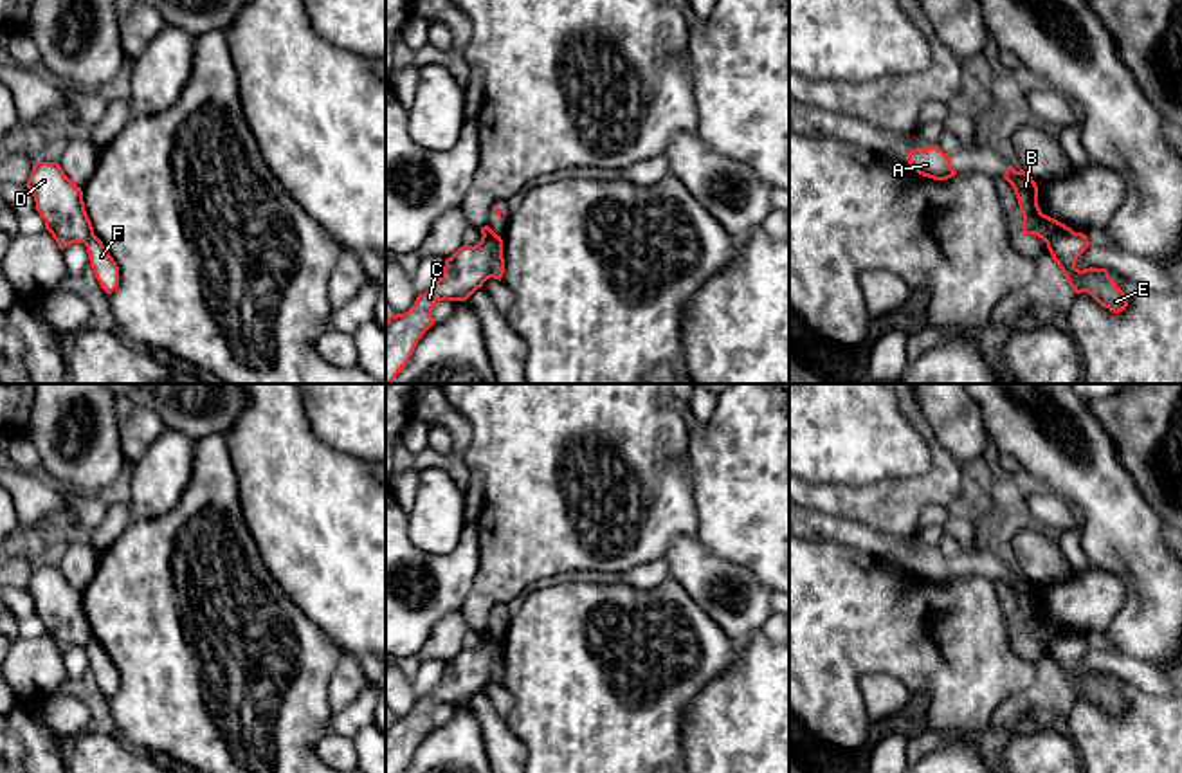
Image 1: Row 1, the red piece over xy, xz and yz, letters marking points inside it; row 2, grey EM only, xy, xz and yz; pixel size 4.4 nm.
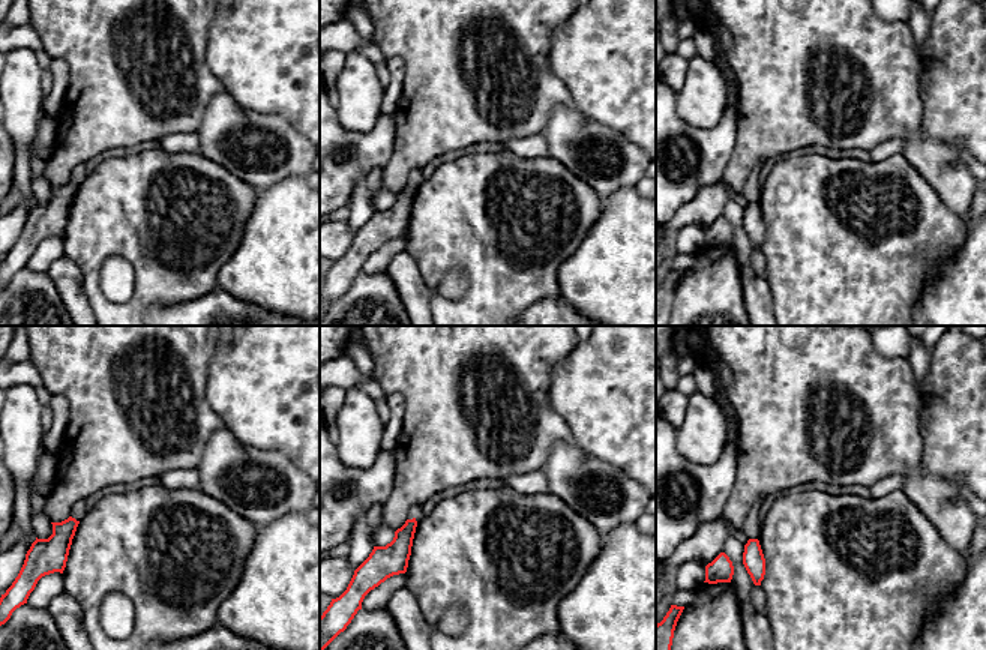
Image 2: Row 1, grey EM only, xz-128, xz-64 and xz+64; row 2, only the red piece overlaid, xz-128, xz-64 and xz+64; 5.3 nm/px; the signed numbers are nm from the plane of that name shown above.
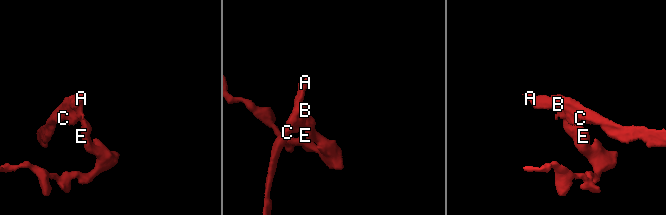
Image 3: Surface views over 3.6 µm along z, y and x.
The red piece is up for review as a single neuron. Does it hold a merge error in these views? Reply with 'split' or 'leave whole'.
split

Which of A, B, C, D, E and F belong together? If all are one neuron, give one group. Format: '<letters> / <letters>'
A B C D / E F

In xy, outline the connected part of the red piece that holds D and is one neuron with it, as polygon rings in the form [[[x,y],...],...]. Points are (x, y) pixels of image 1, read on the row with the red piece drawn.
[[[34,162],[25,186],[34,196],[34,209],[45,220],[45,229],[61,250],[72,243],[85,243],[94,236],[83,191],[58,162]]]

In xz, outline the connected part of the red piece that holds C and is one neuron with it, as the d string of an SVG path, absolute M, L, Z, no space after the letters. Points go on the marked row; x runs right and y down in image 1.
M488 225L481 227L481 241L459 247L445 259L440 279L420 294L414 305L386 321L386 384L407 366L418 341L436 323L432 308L438 301L467 301L490 279L494 245L501 240Z

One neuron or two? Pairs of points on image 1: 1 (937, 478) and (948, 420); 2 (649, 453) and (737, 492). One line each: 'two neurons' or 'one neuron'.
1: two neurons
2: two neurons

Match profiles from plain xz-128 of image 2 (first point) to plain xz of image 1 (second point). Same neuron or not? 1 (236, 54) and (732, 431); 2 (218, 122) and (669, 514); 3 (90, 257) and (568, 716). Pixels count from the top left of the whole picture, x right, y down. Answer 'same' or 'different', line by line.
1: same
2: different
3: same

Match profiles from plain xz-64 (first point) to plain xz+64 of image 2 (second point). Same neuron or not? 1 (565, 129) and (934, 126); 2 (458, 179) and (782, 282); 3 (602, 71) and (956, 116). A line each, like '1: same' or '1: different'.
1: different
2: same
3: same

